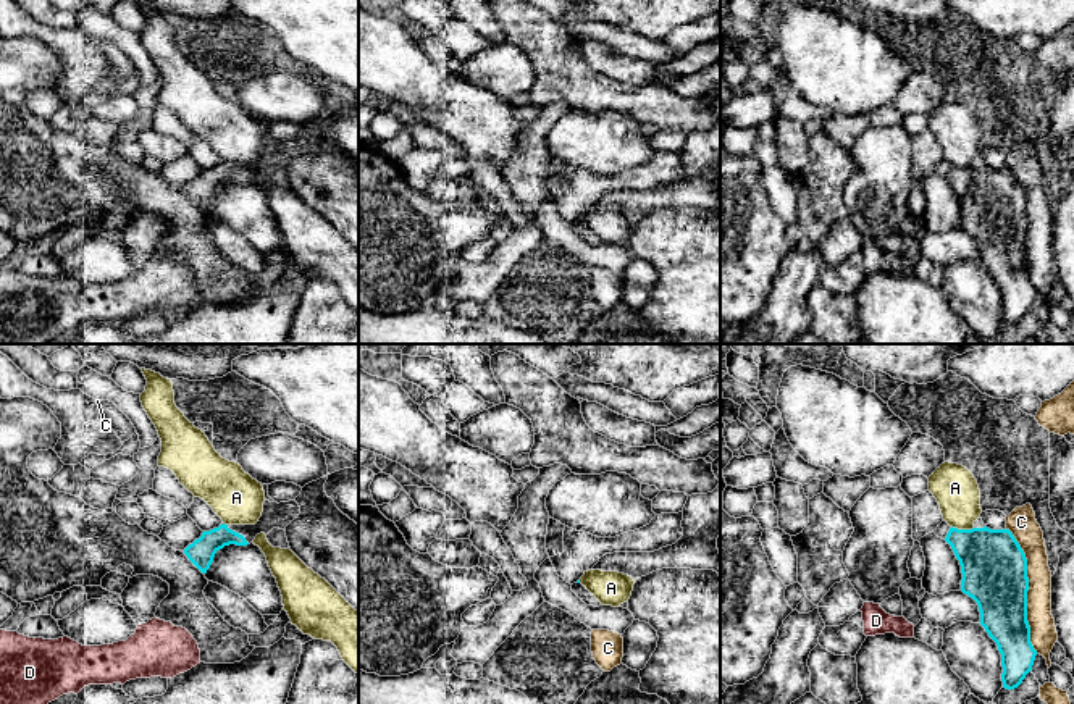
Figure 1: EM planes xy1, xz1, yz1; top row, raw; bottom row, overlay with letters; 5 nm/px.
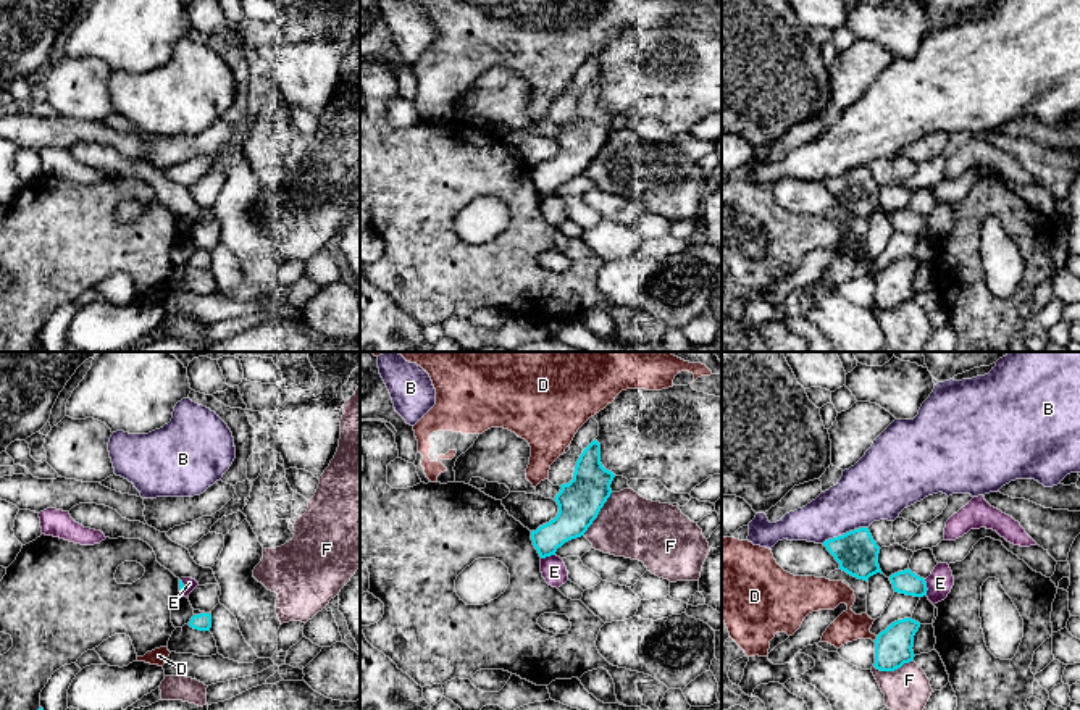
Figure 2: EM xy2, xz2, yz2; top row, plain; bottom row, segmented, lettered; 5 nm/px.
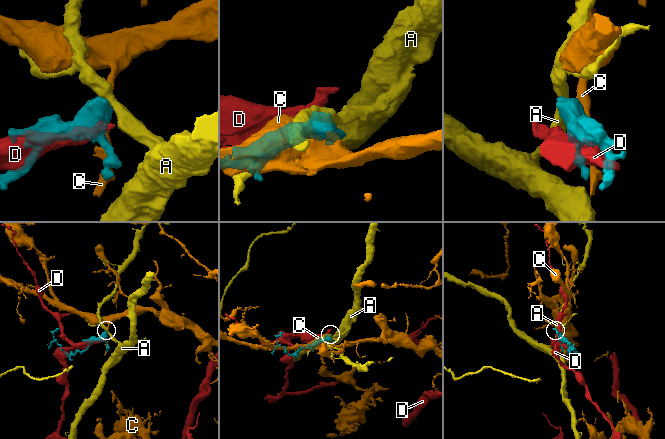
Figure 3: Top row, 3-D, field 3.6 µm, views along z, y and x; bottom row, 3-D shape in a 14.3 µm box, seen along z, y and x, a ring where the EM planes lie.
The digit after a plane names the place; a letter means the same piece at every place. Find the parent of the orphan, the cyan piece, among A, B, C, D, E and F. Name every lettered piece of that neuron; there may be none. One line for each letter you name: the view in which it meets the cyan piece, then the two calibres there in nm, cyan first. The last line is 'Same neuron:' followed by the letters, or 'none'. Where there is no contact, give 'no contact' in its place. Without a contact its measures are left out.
Same neuron: none

